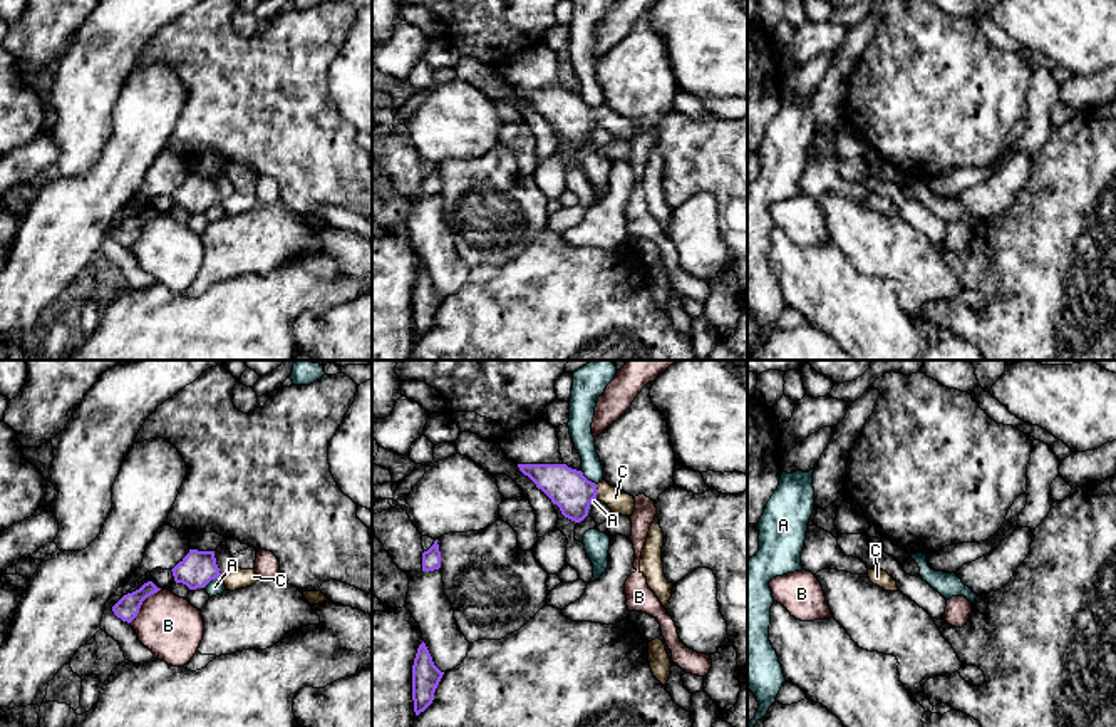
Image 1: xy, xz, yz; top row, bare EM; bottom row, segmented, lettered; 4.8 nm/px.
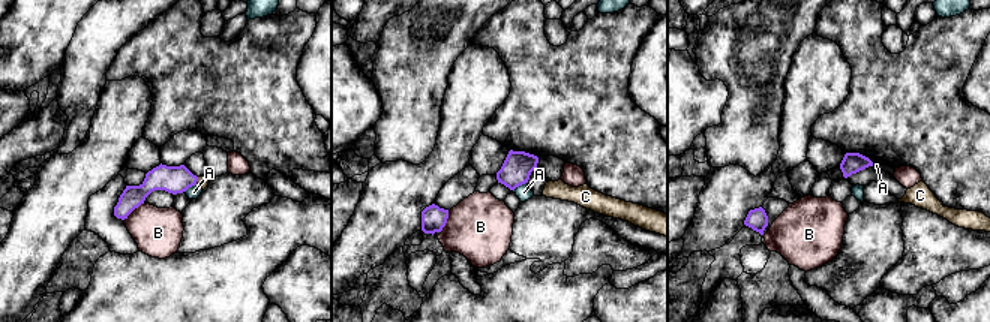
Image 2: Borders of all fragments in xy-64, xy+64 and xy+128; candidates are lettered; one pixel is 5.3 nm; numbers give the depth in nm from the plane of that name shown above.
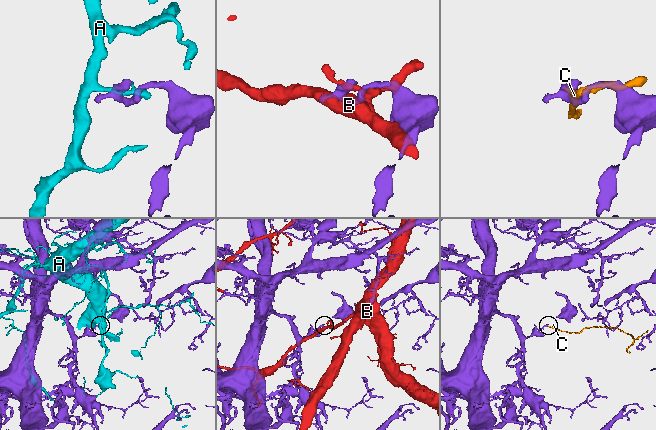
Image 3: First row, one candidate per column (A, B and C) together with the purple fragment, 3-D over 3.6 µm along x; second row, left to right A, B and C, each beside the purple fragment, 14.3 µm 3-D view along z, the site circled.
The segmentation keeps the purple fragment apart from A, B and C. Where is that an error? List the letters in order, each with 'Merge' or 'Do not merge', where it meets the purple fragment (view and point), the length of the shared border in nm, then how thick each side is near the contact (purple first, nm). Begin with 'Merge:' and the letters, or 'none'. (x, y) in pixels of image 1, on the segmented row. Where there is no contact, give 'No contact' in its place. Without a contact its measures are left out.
Merge: C
A: Do not merge. Touches purple at xy (211, 578). Shared border 100 nm. Thickness 170 nm (purple) against 80 nm
B: Do not merge. Touches purple at xy (141, 603). Shared border 220 nm. Thickness 110 nm (purple) against 300 nm
C: Merge. Touches purple at xz (597, 491). Shared border 70 nm. Thickness 200 nm (purple) against 110 nm

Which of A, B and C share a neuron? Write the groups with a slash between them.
A / B / C

